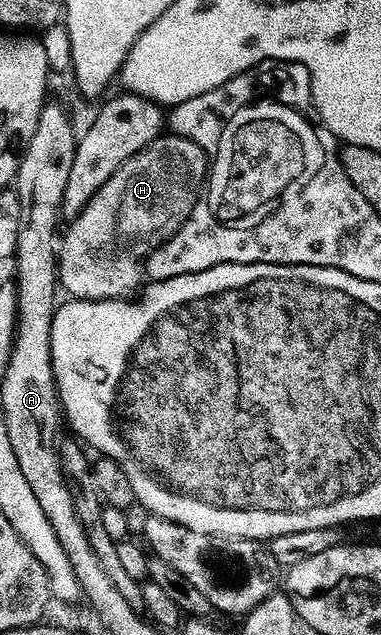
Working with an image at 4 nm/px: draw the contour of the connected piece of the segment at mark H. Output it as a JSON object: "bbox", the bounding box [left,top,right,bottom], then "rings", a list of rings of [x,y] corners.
{"bbox":[58,135,210,301],"rings":[[[171,135],[161,136],[138,155],[132,156],[107,181],[91,203],[77,216],[68,236],[63,236],[58,253],[58,281],[73,300],[108,301],[133,298],[145,284],[145,264],[148,254],[158,249],[193,217],[196,204],[201,204],[202,194],[210,176],[210,157],[194,142]]]}

